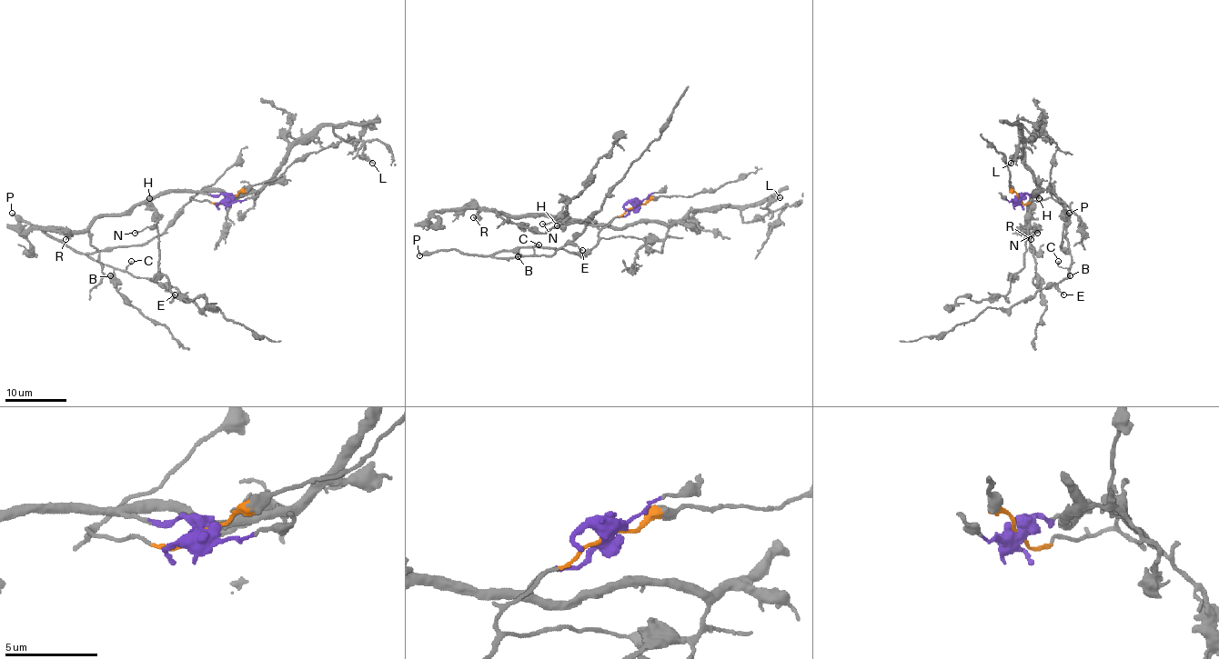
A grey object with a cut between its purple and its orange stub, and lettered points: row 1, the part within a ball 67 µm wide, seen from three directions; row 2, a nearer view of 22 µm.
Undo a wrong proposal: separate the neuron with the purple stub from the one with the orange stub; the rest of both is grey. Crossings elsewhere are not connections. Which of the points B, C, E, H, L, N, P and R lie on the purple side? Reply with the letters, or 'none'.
H, L, N, R

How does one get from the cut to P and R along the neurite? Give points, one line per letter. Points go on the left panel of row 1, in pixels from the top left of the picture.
P: (227, 199), (214, 204), (190, 197), (161, 233), (146, 242), (92, 253), (73, 252), (11, 213)
R: (227, 199), (200, 191), (170, 191), (147, 197), (123, 213), (99, 214), (85, 228), (73, 231), (65, 239)

